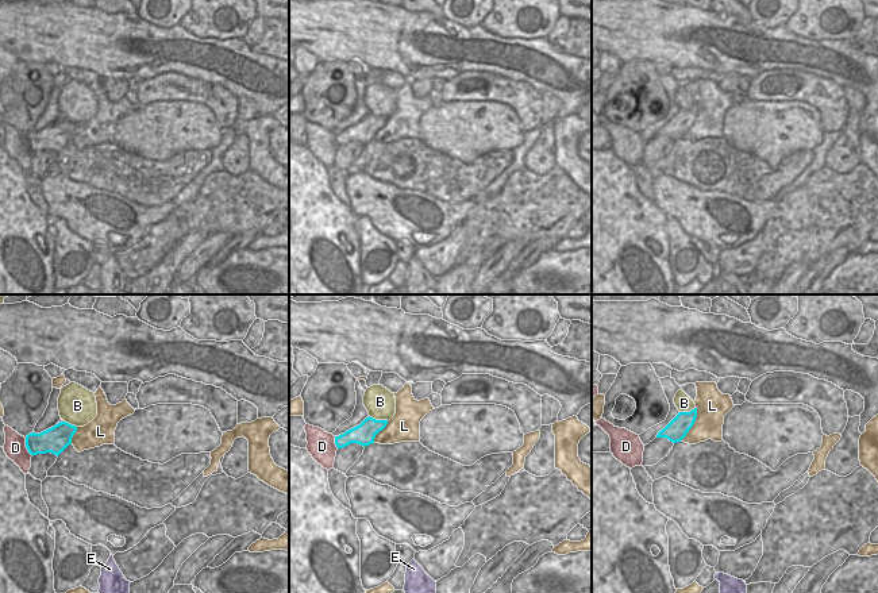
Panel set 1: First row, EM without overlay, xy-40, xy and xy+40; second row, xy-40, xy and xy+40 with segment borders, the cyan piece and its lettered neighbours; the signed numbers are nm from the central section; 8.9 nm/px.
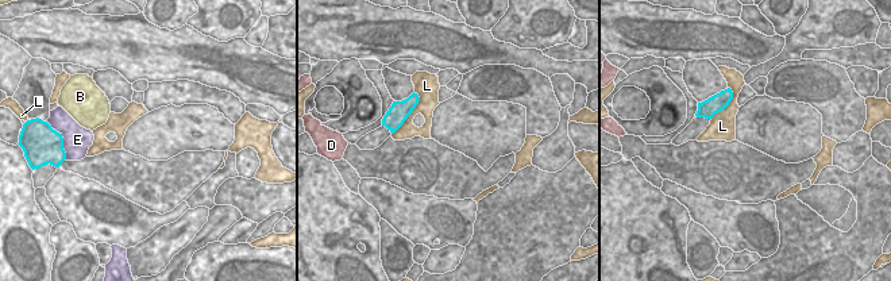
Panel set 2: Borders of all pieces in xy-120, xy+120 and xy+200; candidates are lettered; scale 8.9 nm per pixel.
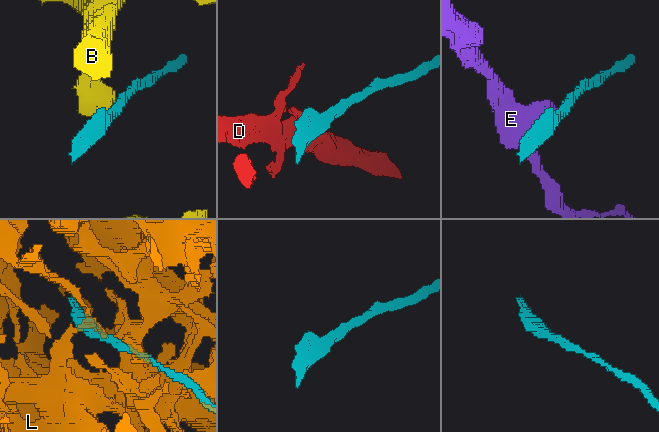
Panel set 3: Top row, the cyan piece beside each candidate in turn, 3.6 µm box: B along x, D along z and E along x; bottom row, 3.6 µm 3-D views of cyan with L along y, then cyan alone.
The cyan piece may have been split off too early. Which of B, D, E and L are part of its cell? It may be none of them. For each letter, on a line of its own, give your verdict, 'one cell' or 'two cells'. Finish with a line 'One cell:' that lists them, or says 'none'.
B: two cells
D: two cells
E: two cells
L: two cells
One cell: none

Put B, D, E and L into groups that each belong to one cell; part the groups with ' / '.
B / D / E / L

